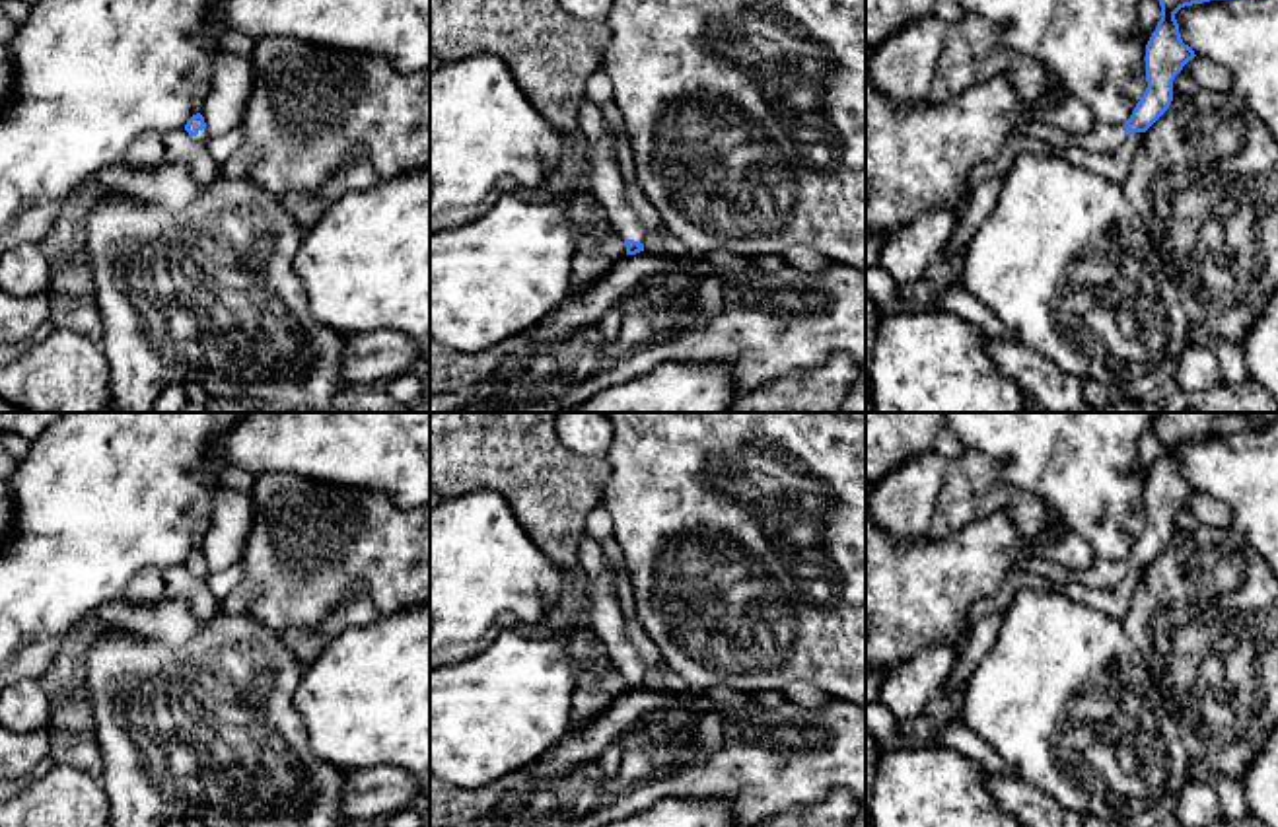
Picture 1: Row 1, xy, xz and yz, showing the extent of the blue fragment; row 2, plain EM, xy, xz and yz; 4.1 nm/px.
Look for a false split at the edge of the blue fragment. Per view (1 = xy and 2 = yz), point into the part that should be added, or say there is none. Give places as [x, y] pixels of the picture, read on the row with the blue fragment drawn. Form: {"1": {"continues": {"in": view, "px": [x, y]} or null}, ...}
{"1": {"continues": {"in": "xy", "px": [203, 135]}}, "2": {"continues": {"in": "yz", "px": [1101, 137]}}}

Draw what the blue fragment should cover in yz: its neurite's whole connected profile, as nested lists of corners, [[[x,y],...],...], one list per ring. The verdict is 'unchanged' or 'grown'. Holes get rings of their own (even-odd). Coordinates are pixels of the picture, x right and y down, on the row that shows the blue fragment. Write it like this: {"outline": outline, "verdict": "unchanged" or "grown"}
{"outline": [[[1159,0],[1161,19],[1146,45],[1148,88],[1124,125],[1095,123],[1089,132],[1072,132],[1074,146],[1087,152],[1113,152],[1130,134],[1146,132],[1171,105],[1173,80],[1192,60],[1194,51],[1183,43],[1175,14],[1210,0]]], "verdict": "grown"}

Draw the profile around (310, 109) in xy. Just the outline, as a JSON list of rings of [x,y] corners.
[[[263,37],[247,62],[253,68],[253,90],[243,111],[243,146],[255,152],[247,179],[280,197],[290,193],[319,200],[356,160],[360,146],[379,181],[430,169],[430,68],[403,72],[387,60],[362,53],[338,53],[307,45],[294,37]]]

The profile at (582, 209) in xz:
[[[587,154],[587,167],[582,175],[578,175],[570,185],[572,202],[568,206],[568,216],[574,224],[582,228],[589,228],[597,222],[595,214],[595,197],[591,189],[591,160]]]

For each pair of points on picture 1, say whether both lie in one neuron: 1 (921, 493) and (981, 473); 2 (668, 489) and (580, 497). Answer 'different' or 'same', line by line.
1: different
2: different

